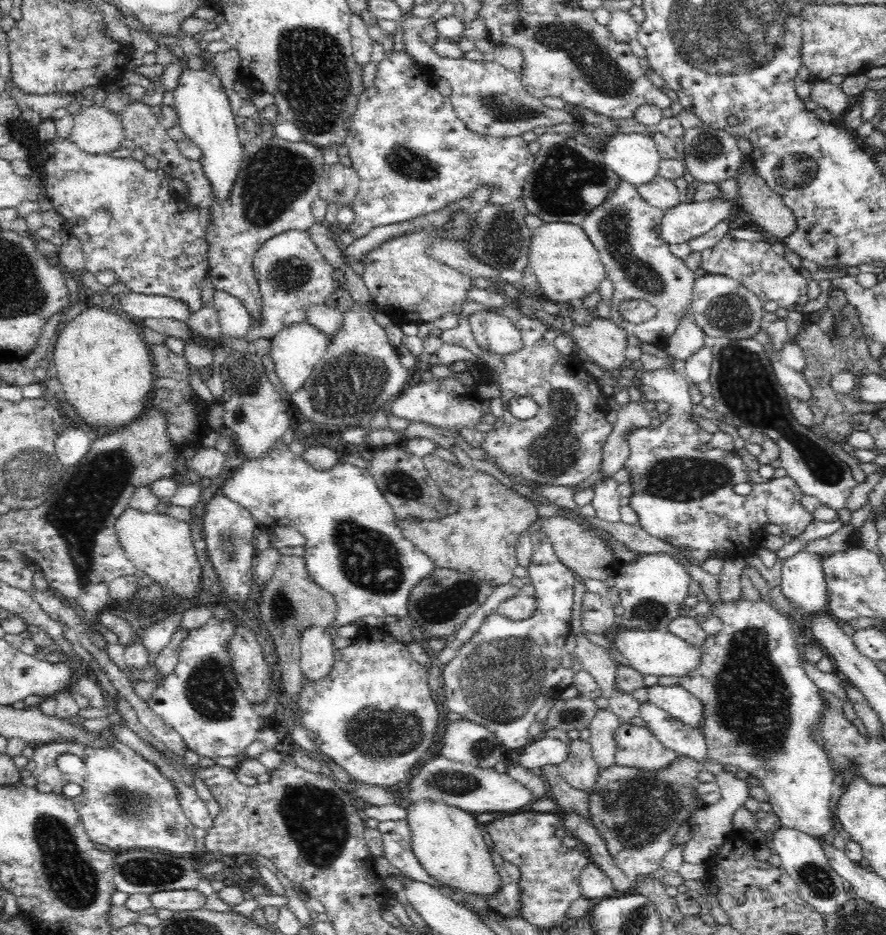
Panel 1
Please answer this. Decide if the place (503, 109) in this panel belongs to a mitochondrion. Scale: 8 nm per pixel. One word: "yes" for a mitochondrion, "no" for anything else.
yes

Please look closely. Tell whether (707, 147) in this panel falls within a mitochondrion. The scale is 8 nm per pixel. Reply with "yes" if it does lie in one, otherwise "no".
yes

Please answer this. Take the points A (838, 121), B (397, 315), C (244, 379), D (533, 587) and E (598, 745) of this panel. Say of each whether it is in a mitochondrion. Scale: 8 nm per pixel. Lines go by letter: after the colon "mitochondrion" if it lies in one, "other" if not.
A: other
B: other
C: mitochondrion
D: other
E: other

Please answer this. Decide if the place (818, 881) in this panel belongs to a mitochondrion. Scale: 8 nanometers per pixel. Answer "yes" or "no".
yes

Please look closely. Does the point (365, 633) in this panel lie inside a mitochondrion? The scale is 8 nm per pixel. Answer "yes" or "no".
no

